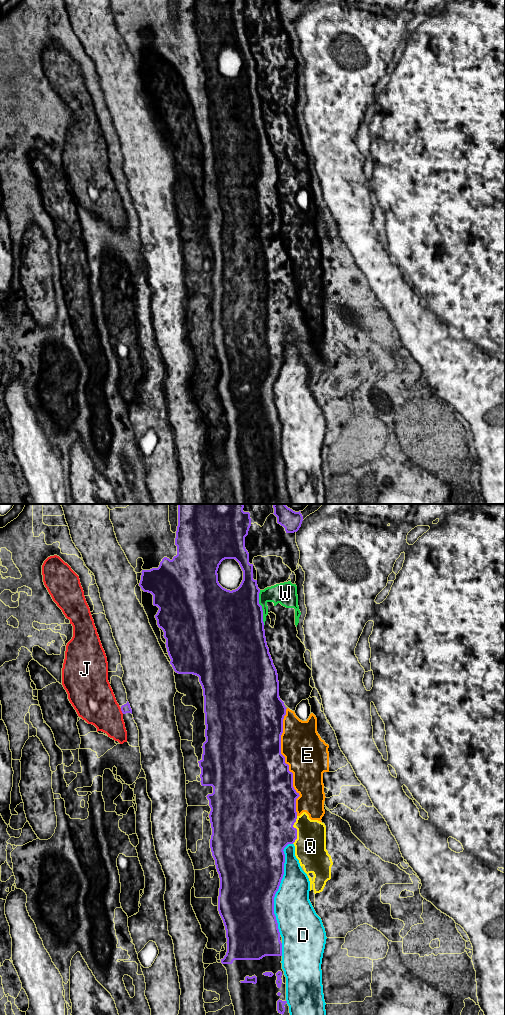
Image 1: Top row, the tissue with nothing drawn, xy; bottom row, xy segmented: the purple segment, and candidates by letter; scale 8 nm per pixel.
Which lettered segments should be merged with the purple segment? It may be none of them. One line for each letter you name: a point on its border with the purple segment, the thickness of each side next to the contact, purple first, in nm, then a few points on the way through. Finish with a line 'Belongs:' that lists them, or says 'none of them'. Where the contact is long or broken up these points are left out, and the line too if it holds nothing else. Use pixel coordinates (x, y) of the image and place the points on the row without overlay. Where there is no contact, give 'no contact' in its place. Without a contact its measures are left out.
Belongs: none of them

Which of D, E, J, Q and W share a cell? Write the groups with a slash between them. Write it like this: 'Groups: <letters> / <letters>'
Groups: D / E Q W / J

